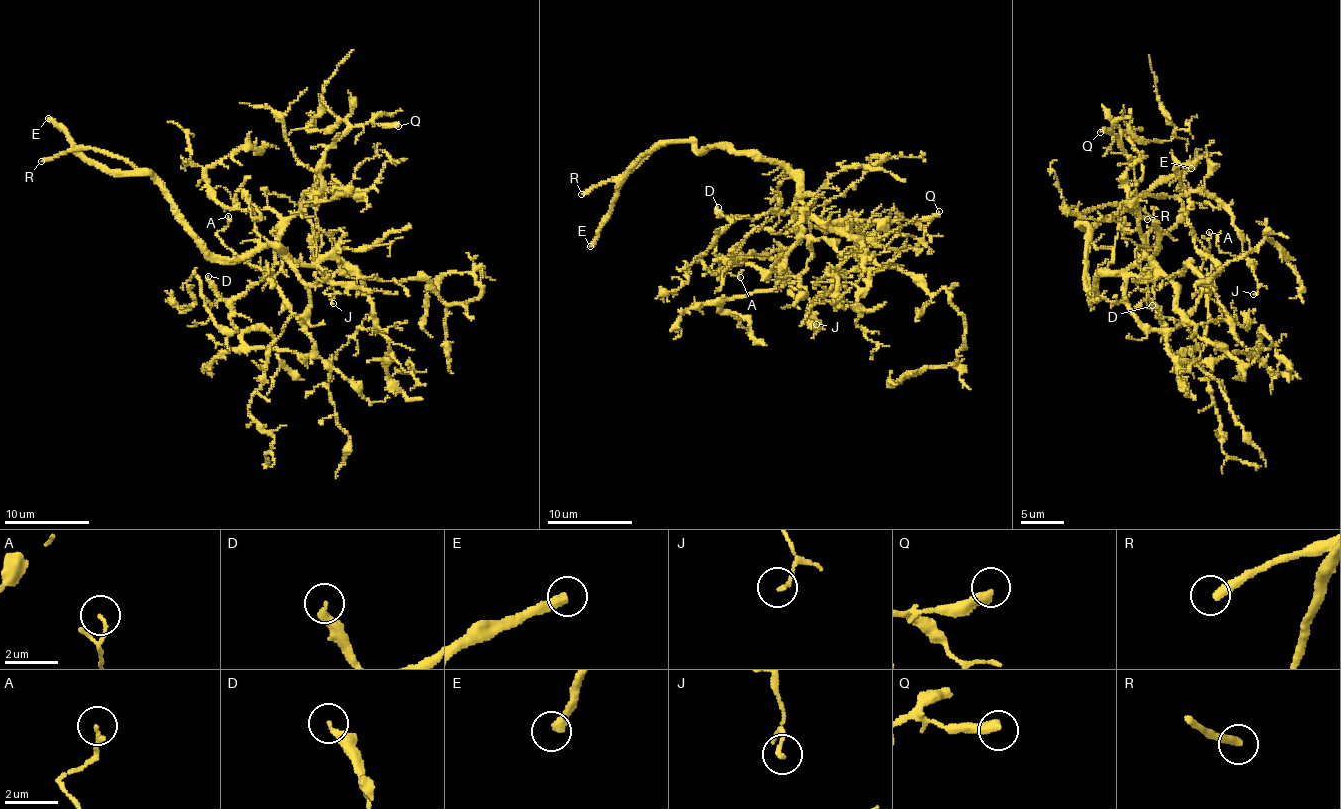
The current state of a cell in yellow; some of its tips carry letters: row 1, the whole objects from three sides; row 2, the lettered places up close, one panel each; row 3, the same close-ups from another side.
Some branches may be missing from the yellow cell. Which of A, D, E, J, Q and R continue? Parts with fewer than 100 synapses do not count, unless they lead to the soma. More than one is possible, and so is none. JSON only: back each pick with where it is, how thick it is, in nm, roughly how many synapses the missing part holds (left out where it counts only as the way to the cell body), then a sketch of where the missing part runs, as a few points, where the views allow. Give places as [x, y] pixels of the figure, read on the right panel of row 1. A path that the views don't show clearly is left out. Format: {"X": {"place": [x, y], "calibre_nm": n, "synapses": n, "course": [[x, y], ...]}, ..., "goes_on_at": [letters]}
{"E": {"place": [1191, 168], "calibre_nm": 360, "synapses": 250}, "R": {"place": [1147, 219], "calibre_nm": 320, "course": [[1147, 219], [1173, 224], [1194, 236], [1204, 235]]}, "goes_on_at": ["E", "R"]}

